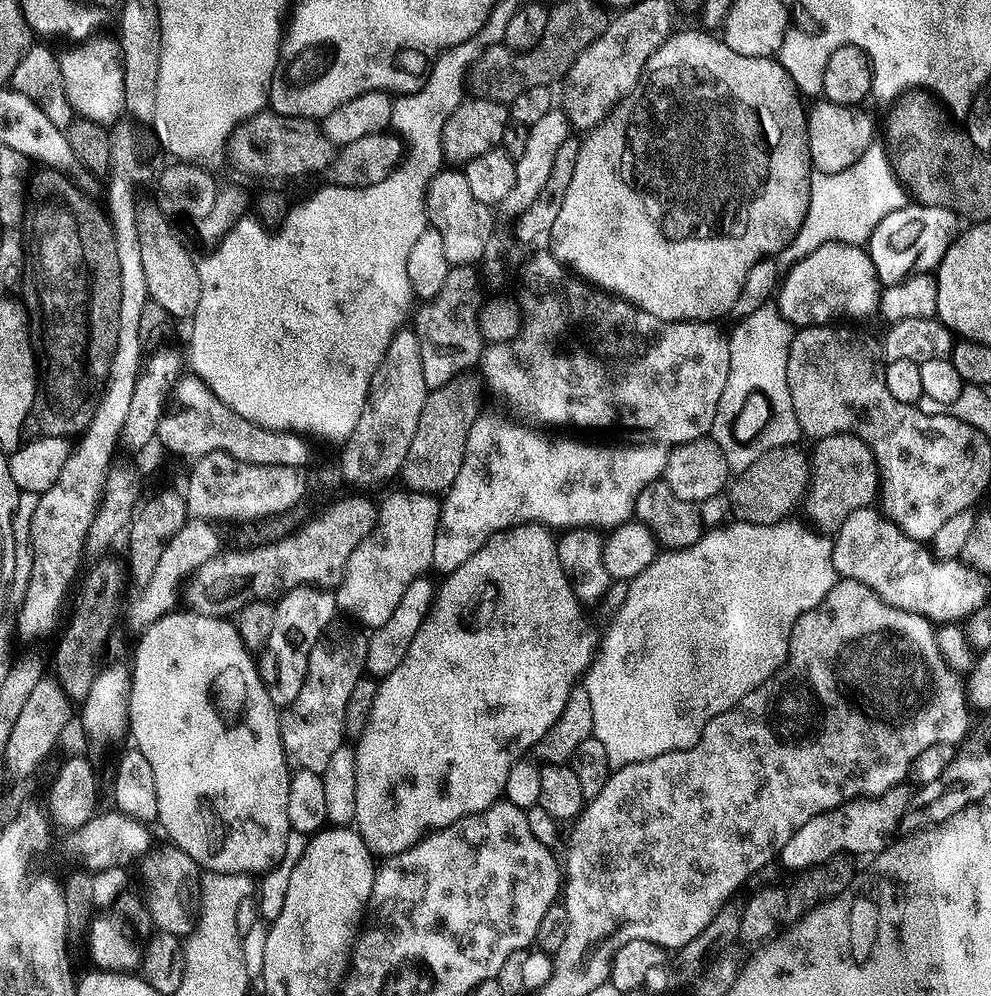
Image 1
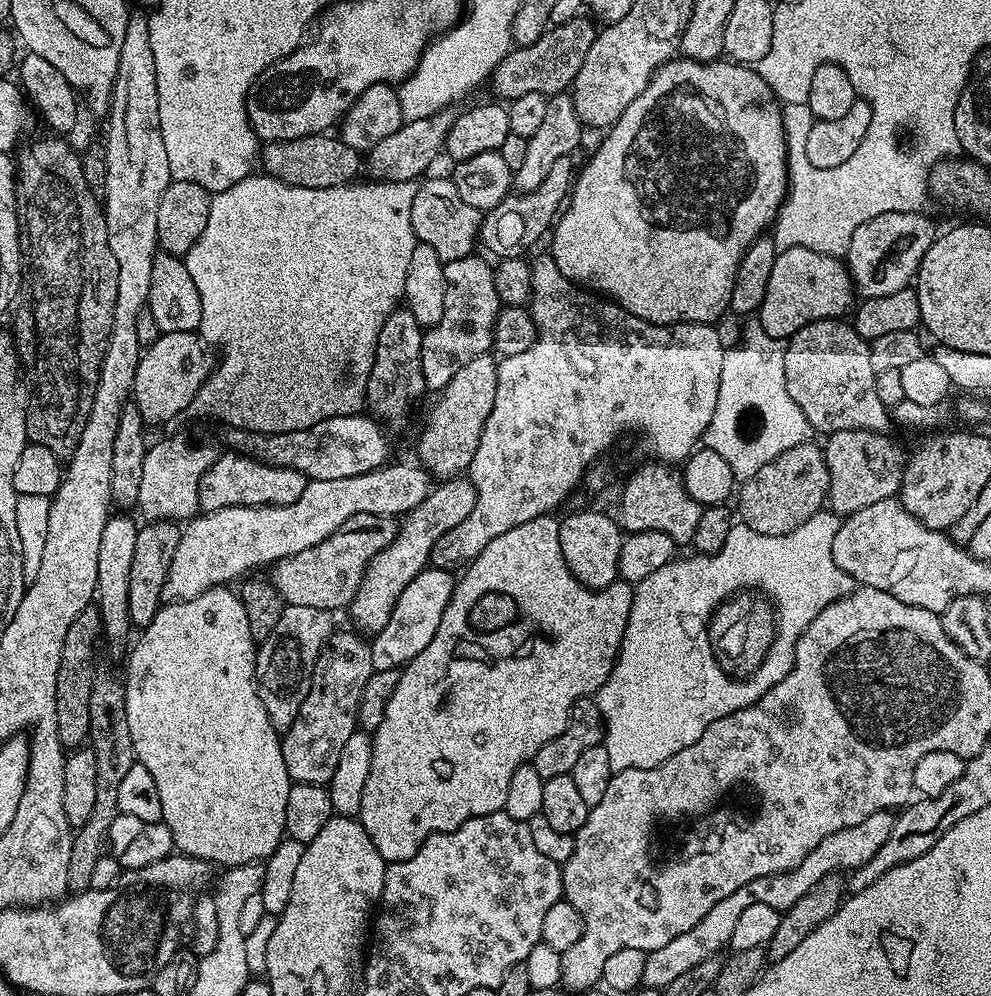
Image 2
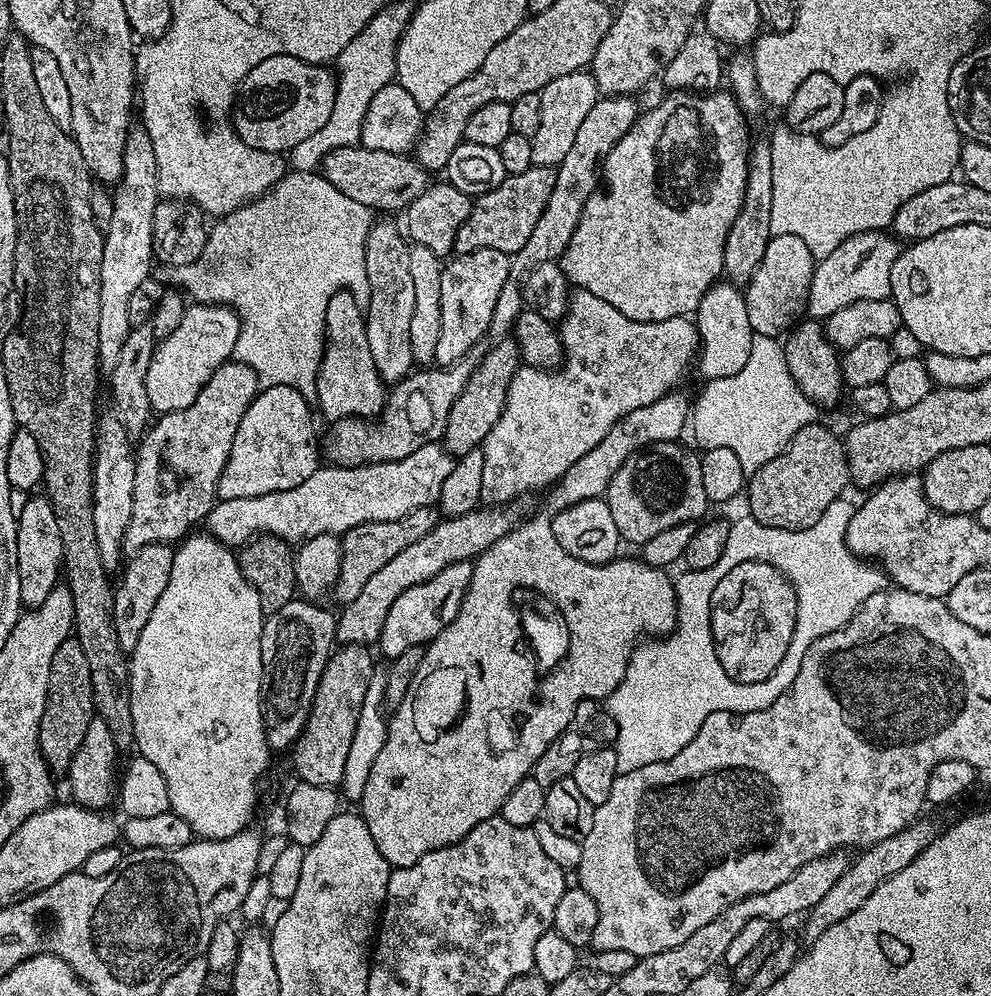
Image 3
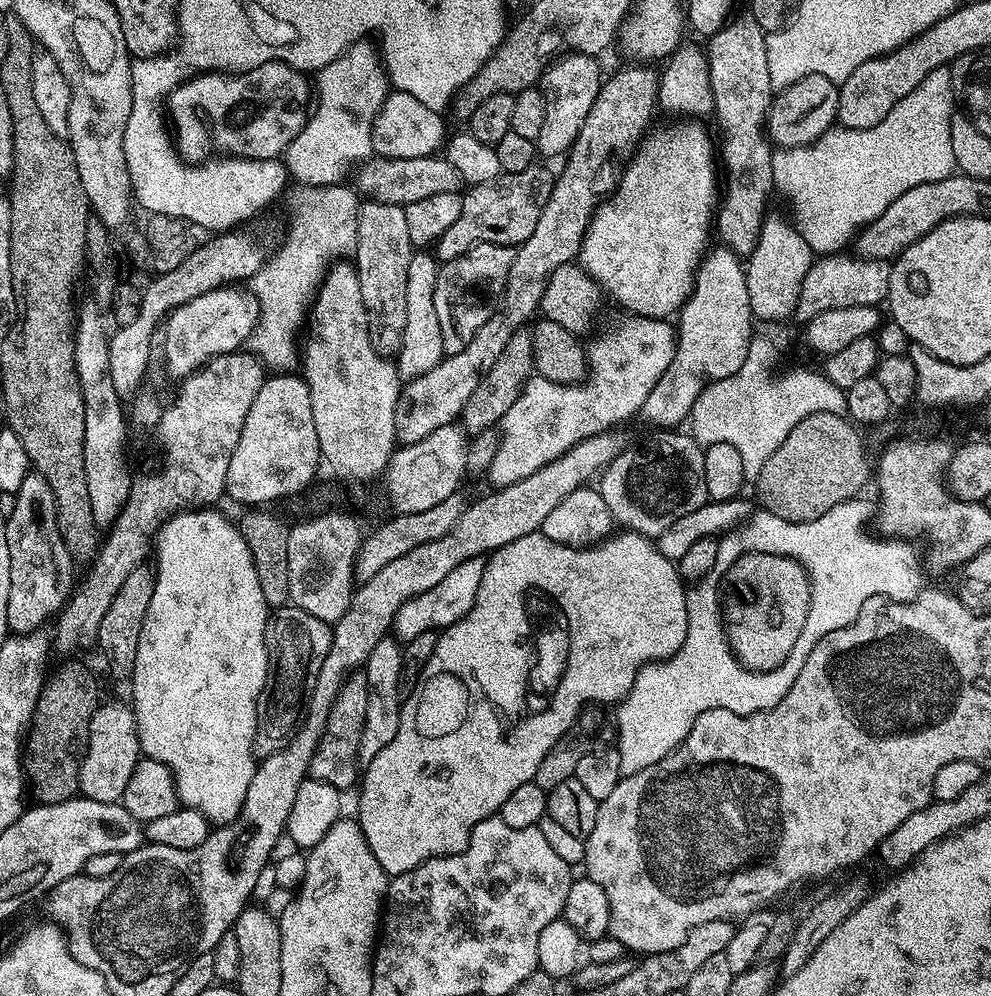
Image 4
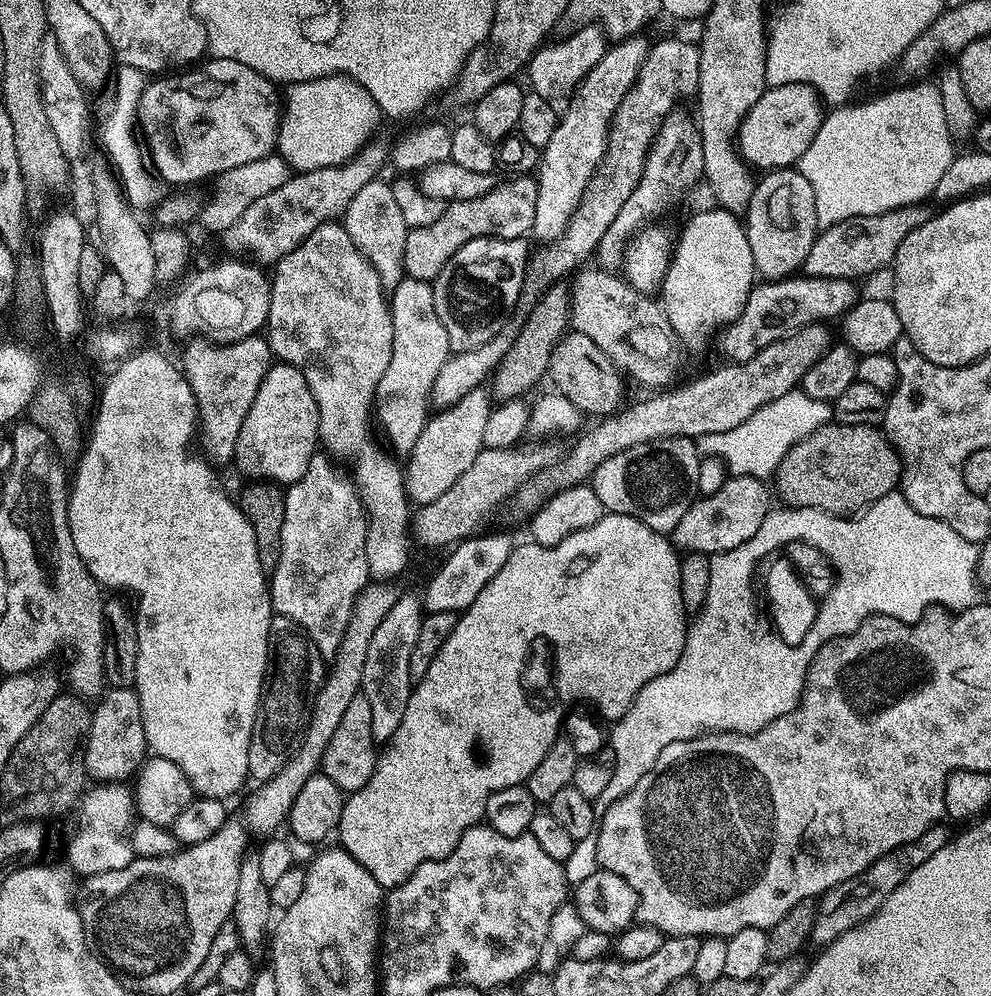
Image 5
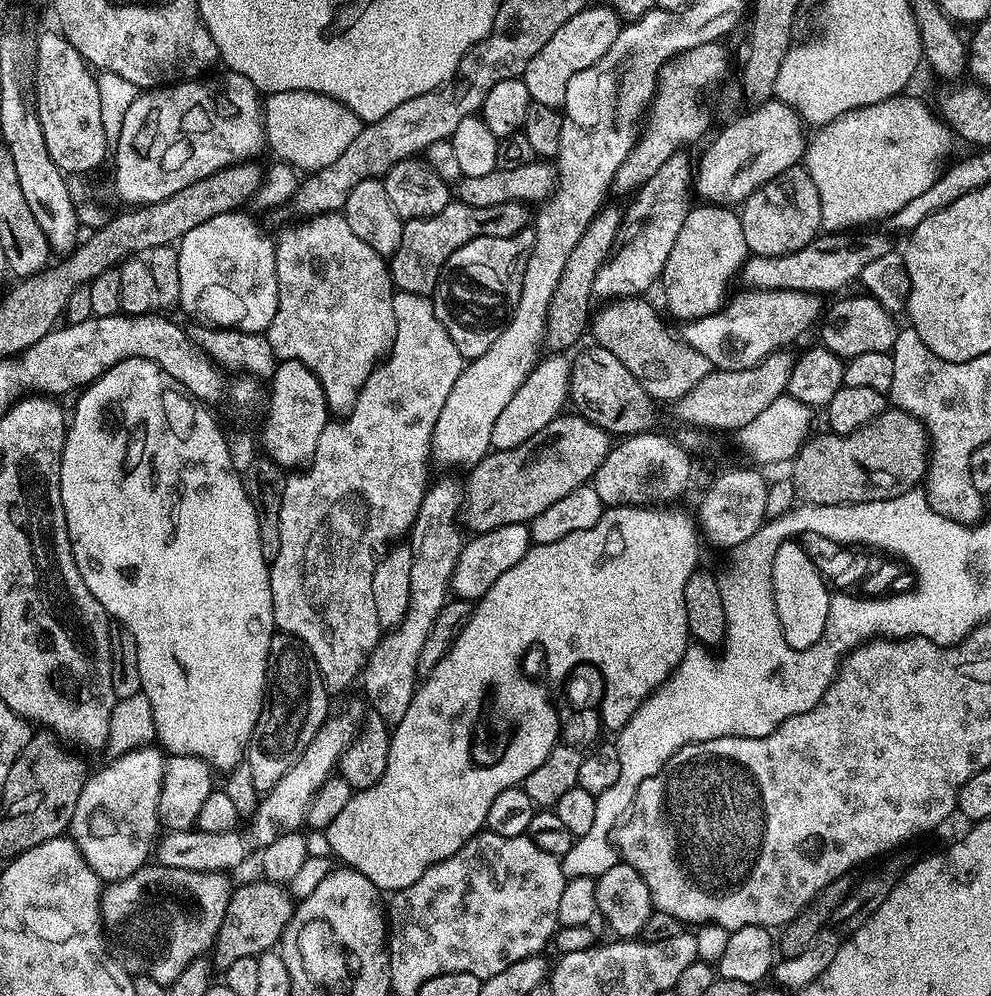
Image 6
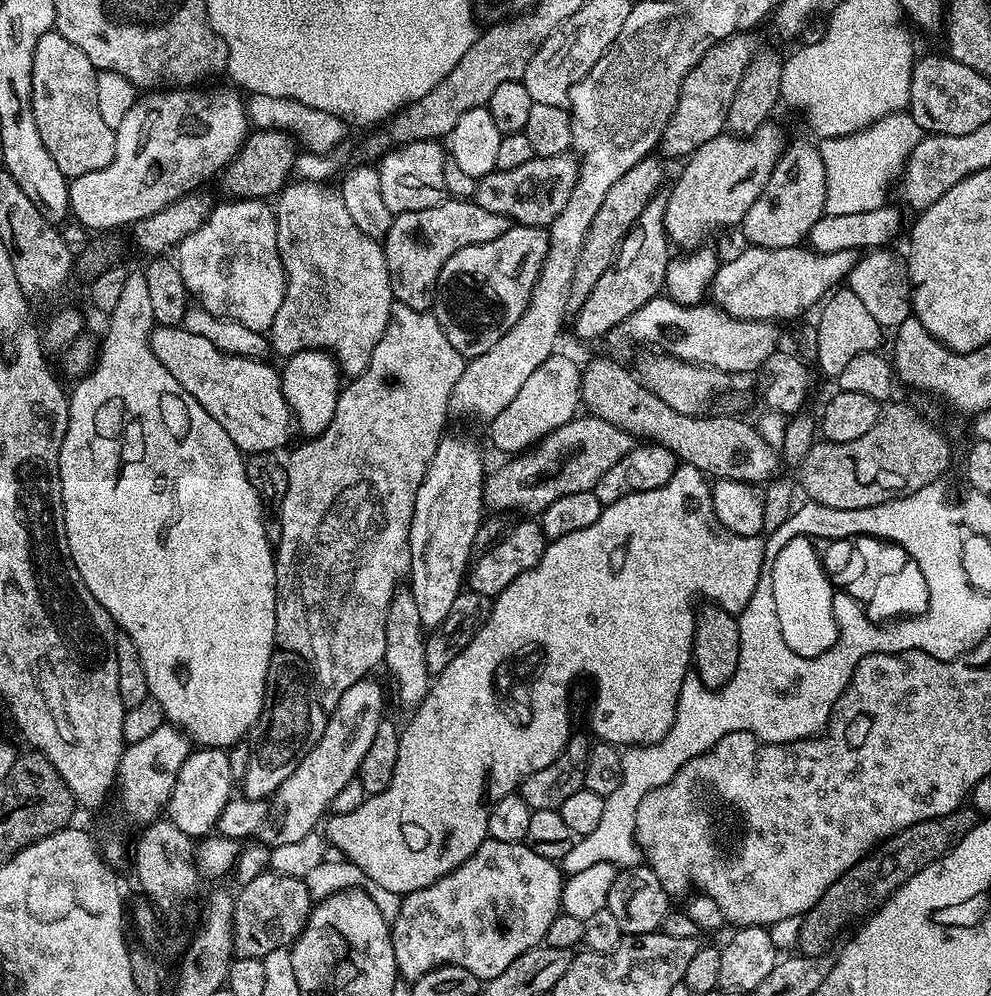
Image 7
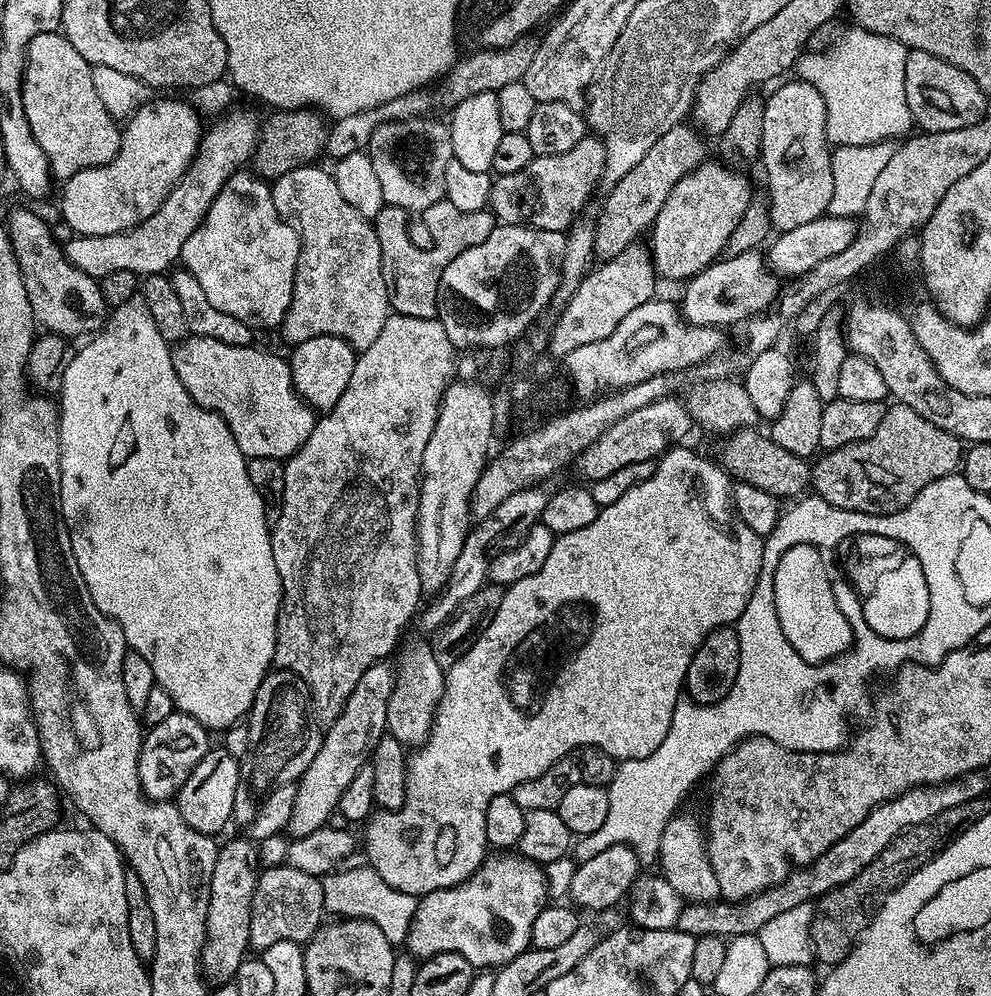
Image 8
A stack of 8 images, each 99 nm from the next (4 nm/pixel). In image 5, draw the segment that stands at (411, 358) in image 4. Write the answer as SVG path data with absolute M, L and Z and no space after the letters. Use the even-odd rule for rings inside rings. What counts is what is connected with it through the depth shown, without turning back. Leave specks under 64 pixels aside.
M405 276L390 292L390 311L394 326L394 346L390 366L378 382L374 405L378 424L388 431L392 444L404 454L412 451L430 419L430 397L434 378L447 362L450 349L446 328L438 322L438 310L434 310L432 284L426 280Z

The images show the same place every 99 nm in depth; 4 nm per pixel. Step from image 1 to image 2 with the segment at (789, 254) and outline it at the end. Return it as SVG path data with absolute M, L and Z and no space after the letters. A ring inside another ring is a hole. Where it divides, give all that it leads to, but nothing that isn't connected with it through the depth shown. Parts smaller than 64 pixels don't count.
M784 104L784 137L788 147L788 195L780 213L776 215L774 239L780 246L809 248L815 252L836 254L847 249L850 238L858 226L867 220L878 218L878 214L887 212L918 212L930 200L928 175L939 160L956 158L961 155L962 145L958 138L958 130L954 126L954 111L942 114L931 110L930 114L908 114L901 124L888 124L884 128L884 136L878 134L875 127L866 130L866 138L858 150L842 168L819 168L806 158L806 138L810 134L814 117L808 107Z

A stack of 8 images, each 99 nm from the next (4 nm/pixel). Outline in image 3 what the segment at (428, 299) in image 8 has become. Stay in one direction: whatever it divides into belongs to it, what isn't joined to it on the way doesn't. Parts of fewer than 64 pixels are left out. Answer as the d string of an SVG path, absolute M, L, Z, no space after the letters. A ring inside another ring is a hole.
M533 166L522 170L522 174L505 175L504 181L497 186L494 196L493 193L487 192L472 200L472 209L466 222L458 226L455 251L457 253L473 252L479 248L489 248L490 250L502 250L509 254L520 252L522 246L526 246L526 238L530 238L530 234L534 231L534 222L542 218L542 210L546 210L546 202L550 202L550 190L554 190L555 181L556 168L552 166ZM492 199L500 203L500 212L492 212Z

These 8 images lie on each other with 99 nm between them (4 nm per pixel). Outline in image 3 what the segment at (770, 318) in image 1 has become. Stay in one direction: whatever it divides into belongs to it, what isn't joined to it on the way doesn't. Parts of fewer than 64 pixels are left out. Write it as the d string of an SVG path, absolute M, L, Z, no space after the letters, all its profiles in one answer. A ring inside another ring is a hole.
M755 335L753 346L750 347L747 355L746 366L743 366L738 374L731 374L730 377L717 380L709 379L704 384L706 386L701 390L700 397L696 402L694 400L690 408L690 432L692 430L692 436L701 444L701 449L707 450L716 447L714 408L716 408L718 400L728 402L728 398L730 398L732 402L728 402L728 406L726 406L728 420L730 420L728 432L732 434L730 450L734 450L742 470L746 474L751 474L757 472L762 466L766 466L766 462L770 462L770 458L777 456L791 442L794 434L798 434L798 430L802 430L808 424L817 423L818 406L813 400L808 400L804 391L794 382L794 378L786 366L783 343L777 337ZM750 392L770 394L770 398L776 398L776 400L768 400L772 412L766 418L764 416L758 418L758 424L750 424L752 418L748 418L748 424L746 424L746 418L744 418L744 414L748 414L750 406L752 406ZM738 398L744 402L738 404Z

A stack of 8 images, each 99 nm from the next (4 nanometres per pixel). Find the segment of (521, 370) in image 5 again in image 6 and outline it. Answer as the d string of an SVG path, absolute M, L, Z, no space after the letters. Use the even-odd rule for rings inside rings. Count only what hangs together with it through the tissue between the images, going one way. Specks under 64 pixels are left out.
M606 206L596 213L596 216L586 226L586 234L570 250L570 258L566 258L566 270L562 270L562 278L558 278L558 290L554 290L554 298L550 298L548 307L548 326L546 329L546 344L552 350L572 348L580 340L583 332L590 328L590 312L588 307L594 301L594 278L598 270L606 263L614 245L617 243L616 231L620 228L620 212L616 208ZM616 240L616 241L615 241ZM613 243L613 244L612 244Z

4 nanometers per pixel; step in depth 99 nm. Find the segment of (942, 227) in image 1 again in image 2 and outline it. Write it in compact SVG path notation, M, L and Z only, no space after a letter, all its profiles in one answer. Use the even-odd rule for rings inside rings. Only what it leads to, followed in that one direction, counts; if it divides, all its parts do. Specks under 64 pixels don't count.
M923 211L887 212L878 214L878 218L867 220L854 230L846 249L846 263L855 291L859 295L861 292L861 297L898 294L898 290L909 287L926 250L930 250L938 235L938 228L924 215ZM872 264L880 264L884 272L872 272Z

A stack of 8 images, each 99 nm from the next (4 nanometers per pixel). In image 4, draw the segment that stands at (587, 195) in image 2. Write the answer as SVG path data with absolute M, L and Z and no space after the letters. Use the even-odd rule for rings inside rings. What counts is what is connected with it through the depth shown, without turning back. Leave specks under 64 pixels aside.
M684 128L662 137L652 149L643 148L627 161L625 168L628 169L619 173L616 191L597 207L584 235L578 260L603 291L629 311L627 313L672 318L692 293L697 268L706 252L704 243L714 220L714 205L718 200L714 144L708 141L706 133Z

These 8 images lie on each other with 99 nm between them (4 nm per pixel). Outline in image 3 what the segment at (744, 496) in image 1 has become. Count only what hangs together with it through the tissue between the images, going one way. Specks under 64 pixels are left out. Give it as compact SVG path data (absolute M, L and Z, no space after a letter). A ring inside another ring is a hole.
M823 422L808 424L786 447L779 452L766 466L762 466L757 472L751 473L746 484L746 496L748 494L747 511L758 522L766 526L774 526L782 530L802 530L814 526L822 514L826 514L826 506L830 502L841 499L845 495L844 487L849 487L848 459L844 453L844 445L839 435L835 436Z

